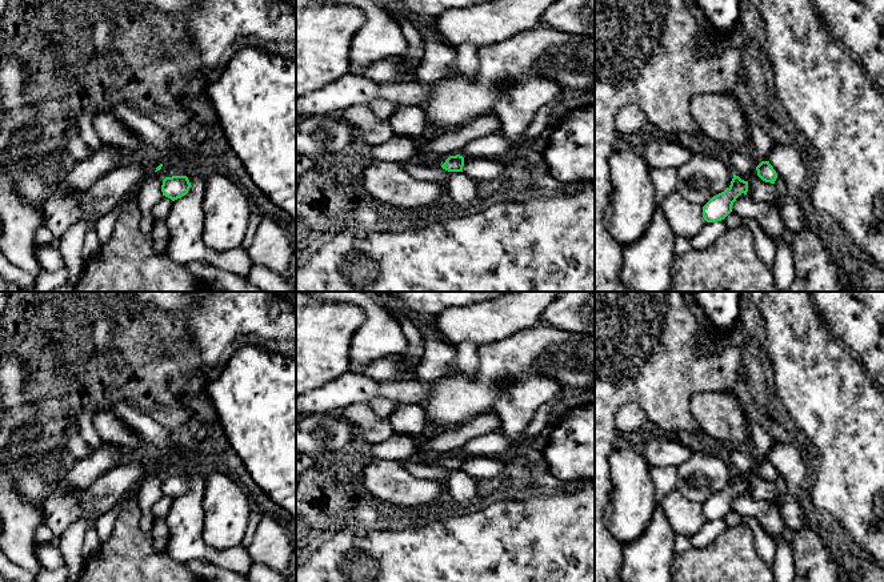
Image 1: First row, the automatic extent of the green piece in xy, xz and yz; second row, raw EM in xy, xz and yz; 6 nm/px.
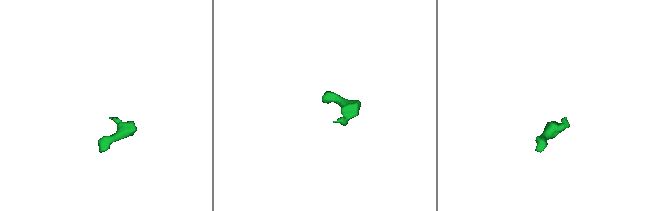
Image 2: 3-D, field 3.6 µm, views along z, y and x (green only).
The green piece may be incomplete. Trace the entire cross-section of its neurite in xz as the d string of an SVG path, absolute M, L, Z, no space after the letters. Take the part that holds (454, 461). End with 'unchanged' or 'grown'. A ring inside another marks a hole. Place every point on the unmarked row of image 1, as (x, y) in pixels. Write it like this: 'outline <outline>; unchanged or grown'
outline M460 453L449 454L449 455L444 454L444 455L428 458L428 459L421 461L421 462L428 465L428 466L441 465L443 467L445 467L448 470L463 470L464 455Z; grown

